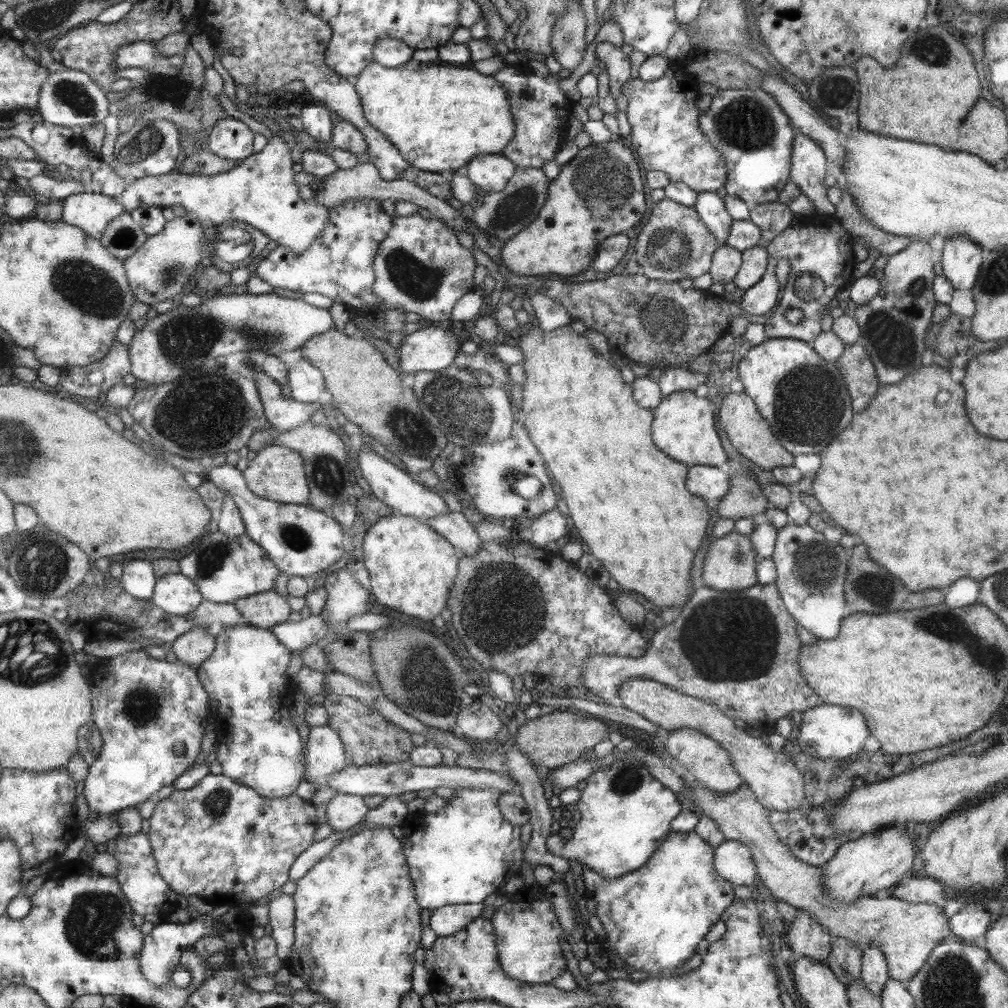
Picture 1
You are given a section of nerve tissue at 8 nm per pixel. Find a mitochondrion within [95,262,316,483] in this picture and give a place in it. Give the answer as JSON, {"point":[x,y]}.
{"point":[203,412]}

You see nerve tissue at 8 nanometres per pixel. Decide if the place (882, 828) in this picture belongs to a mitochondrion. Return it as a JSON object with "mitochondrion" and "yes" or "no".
{"mitochondrion":"no"}

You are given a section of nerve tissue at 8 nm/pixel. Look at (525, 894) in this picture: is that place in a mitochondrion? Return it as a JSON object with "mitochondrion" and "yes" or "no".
{"mitochondrion":"no"}

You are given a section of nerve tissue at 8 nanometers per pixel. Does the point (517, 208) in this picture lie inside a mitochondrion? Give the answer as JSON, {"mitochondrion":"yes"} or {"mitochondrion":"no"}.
{"mitochondrion":"yes"}

